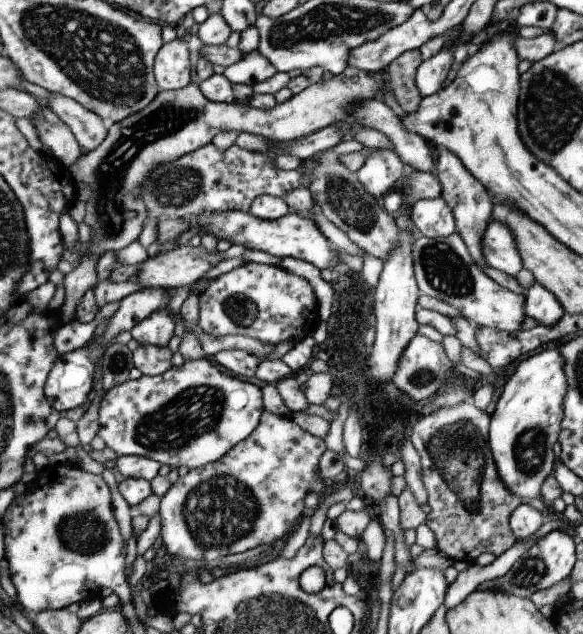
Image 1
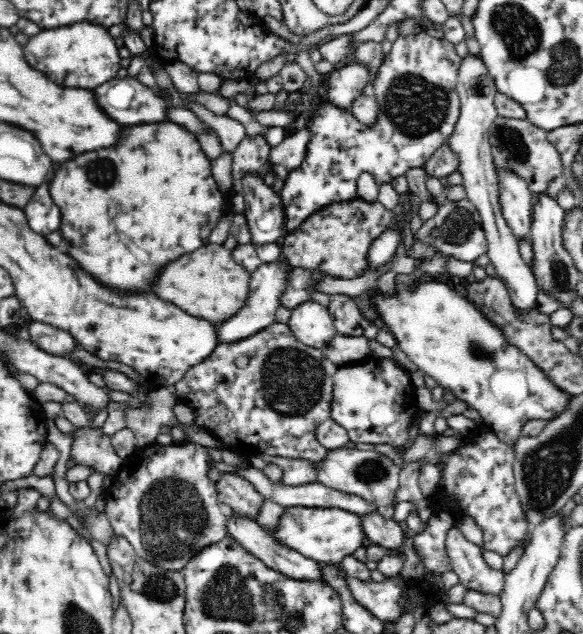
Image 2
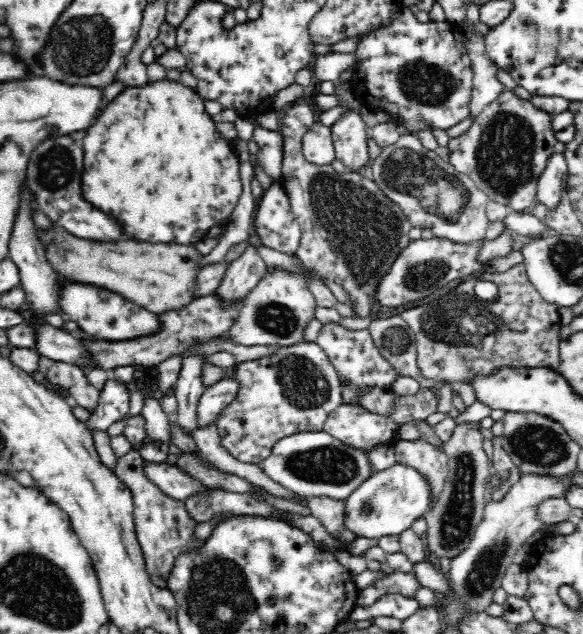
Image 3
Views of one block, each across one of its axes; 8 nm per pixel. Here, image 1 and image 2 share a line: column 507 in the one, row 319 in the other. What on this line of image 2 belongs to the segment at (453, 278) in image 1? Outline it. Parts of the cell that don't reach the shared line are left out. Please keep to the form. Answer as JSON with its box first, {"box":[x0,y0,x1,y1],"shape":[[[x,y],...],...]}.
{"box":[288,302,338,350],"shape":[[[304,302],[296,310],[292,310],[292,318],[288,322],[290,330],[296,334],[296,338],[316,350],[328,348],[336,338],[338,330],[332,322],[332,316],[328,310],[324,310],[316,302]]]}

